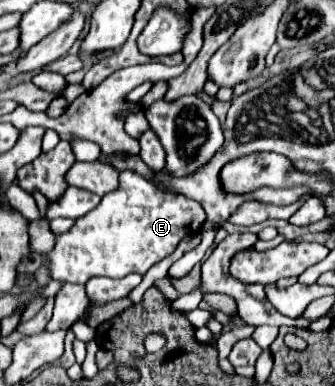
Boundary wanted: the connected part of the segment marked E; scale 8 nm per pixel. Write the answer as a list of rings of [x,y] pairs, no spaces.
[[[122,170],[120,184],[114,192],[104,194],[100,204],[92,212],[78,218],[76,224],[68,232],[60,234],[54,250],[48,256],[30,254],[28,258],[22,258],[22,262],[18,264],[18,272],[20,272],[20,268],[24,268],[24,272],[36,272],[42,264],[48,264],[54,280],[74,282],[74,284],[86,284],[92,276],[110,276],[110,278],[120,276],[122,278],[130,272],[146,274],[156,262],[160,262],[162,258],[172,254],[182,238],[186,238],[188,234],[200,232],[204,222],[206,222],[206,216],[204,216],[204,208],[200,202],[196,202],[184,194],[164,192],[134,170]]]

